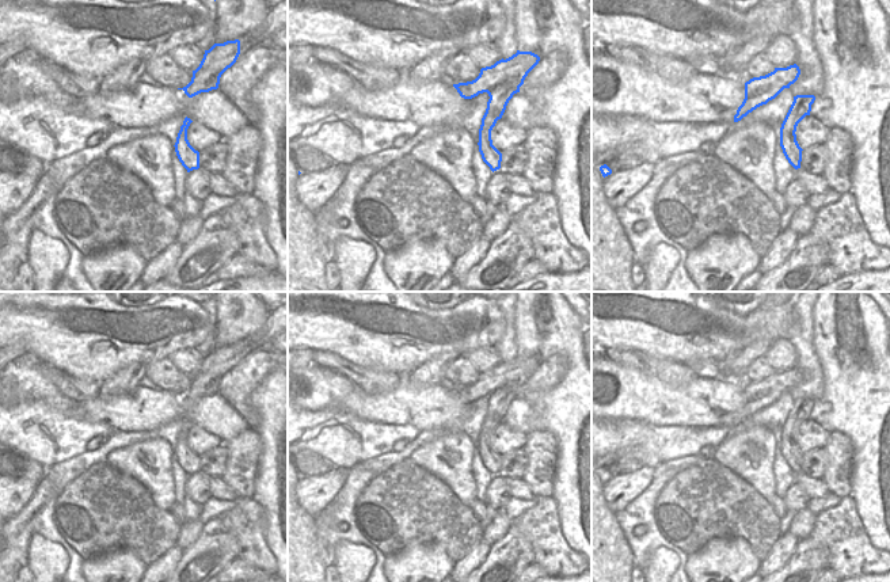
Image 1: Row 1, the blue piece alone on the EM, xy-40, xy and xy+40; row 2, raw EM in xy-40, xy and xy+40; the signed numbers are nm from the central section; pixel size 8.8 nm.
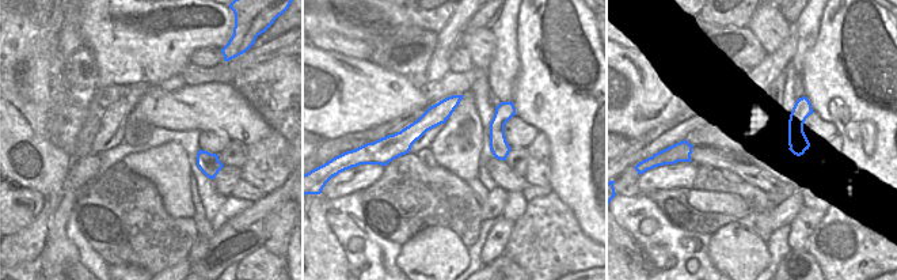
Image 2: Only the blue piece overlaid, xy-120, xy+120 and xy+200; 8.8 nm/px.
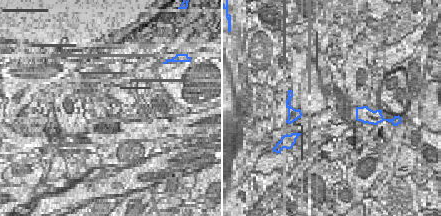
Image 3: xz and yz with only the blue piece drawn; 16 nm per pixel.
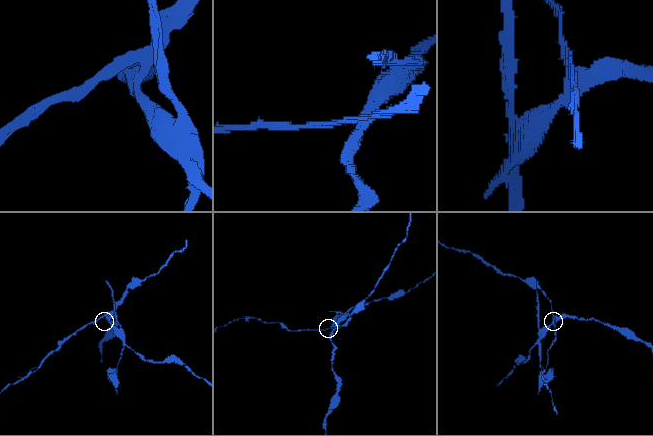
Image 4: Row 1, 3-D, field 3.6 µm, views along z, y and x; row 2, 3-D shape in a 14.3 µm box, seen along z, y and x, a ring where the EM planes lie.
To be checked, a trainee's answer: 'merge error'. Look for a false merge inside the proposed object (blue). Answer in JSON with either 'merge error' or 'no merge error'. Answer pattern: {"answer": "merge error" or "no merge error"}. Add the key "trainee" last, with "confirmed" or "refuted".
{"answer": "merge error", "trainee": "confirmed"}

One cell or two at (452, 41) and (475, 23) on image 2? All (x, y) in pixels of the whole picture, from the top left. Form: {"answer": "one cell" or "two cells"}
{"answer": "two cells"}

